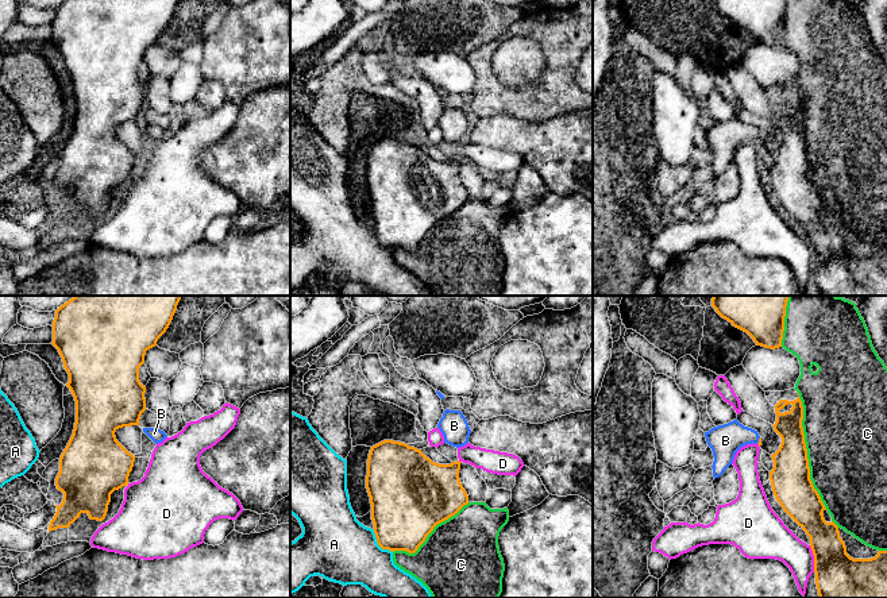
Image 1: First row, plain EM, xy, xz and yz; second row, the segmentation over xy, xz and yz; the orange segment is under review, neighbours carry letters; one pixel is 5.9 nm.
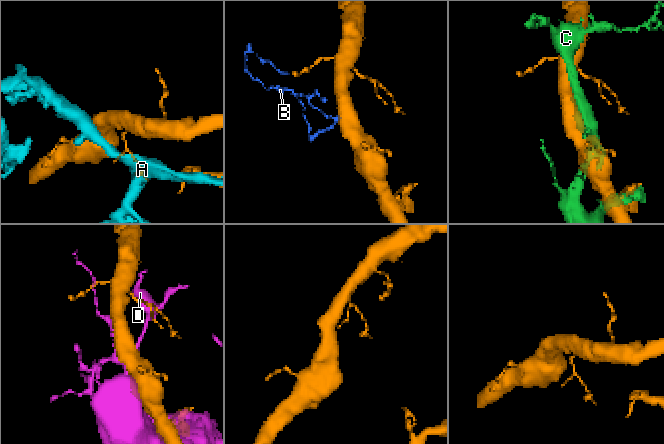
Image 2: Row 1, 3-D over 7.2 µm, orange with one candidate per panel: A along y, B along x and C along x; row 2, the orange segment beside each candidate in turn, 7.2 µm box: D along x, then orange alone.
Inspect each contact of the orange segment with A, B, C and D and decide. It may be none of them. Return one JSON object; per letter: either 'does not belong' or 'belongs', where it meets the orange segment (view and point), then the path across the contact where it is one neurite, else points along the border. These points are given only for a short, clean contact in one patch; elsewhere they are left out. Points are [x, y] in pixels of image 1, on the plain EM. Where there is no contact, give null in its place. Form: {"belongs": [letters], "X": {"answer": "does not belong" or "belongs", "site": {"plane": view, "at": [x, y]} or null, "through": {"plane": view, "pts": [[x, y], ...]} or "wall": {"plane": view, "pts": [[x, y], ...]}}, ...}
{"belongs": ["B"], "A": {"answer": "does not belong", "site": {"plane": "xz", "at": [377, 239]}}, "B": {"answer": "belongs", "site": {"plane": "yz", "at": [759, 138]}, "through": {"plane": "yz", "pts": [[759, 141], [759, 138], [725, 138]]}}, "C": {"answer": "does not belong", "site": {"plane": "yz", "at": [806, 151]}}, "D": {"answer": "does not belong", "site": {"plane": "yz", "at": [814, 257]}}}

